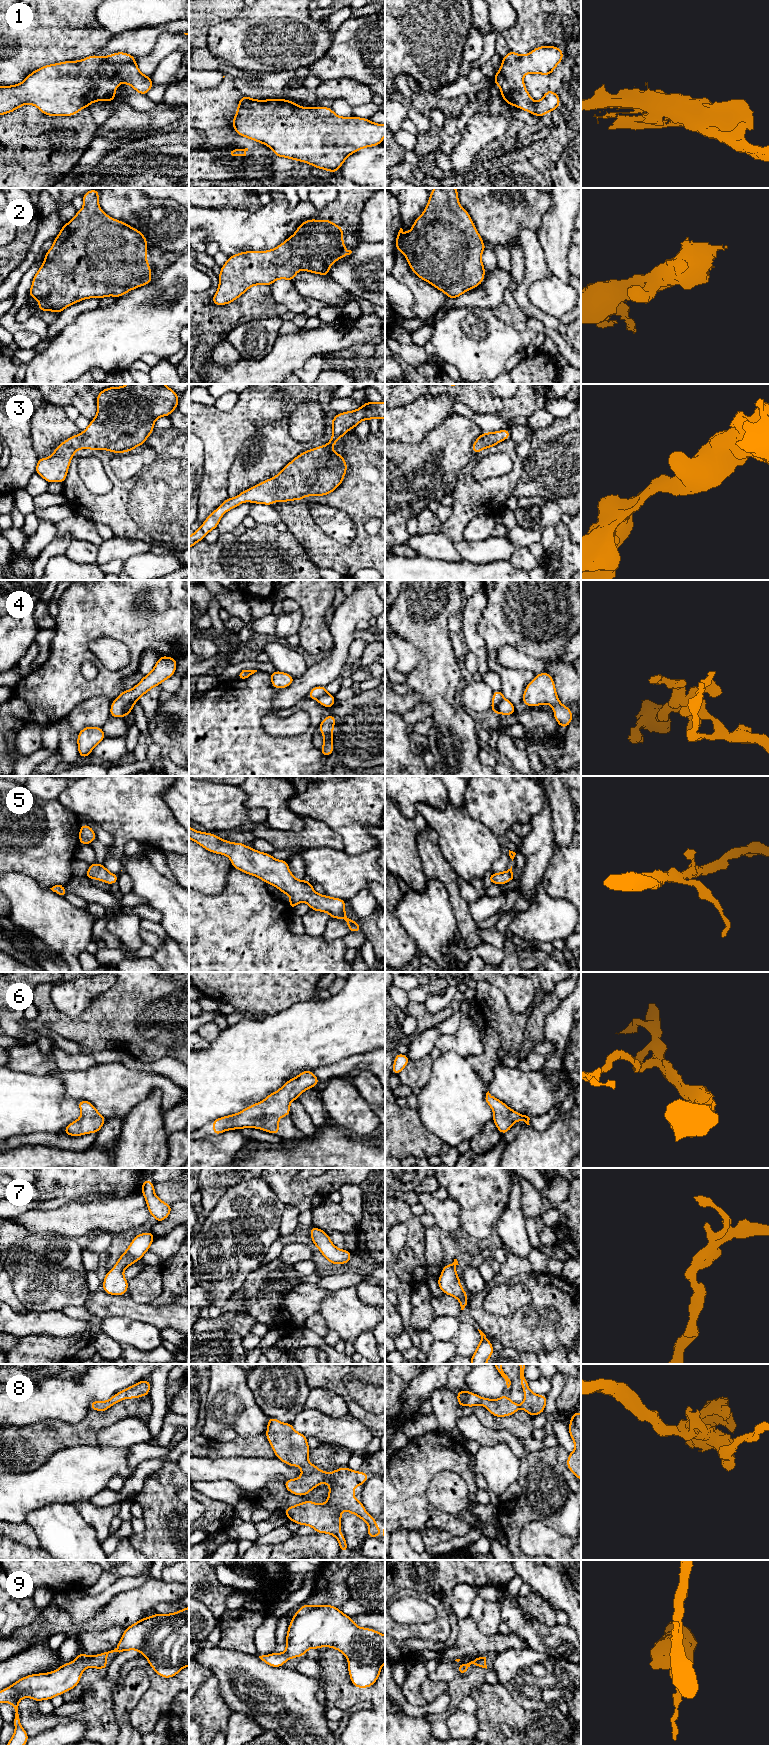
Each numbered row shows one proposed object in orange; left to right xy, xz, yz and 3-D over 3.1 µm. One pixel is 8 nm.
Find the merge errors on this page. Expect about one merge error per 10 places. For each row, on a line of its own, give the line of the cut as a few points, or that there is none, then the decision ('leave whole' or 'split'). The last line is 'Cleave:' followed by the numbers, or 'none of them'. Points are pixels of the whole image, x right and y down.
1: no cut | leave whole
2: no cut | leave whole
3: no cut | leave whole
4: xy (136, 699), (133, 699), (126, 705), (124, 716) | split
5: no cut | leave whole
6: no cut | leave whole
7: no cut | leave whole
8: no cut | leave whole
9: no cut | leave whole
Cleave: 4

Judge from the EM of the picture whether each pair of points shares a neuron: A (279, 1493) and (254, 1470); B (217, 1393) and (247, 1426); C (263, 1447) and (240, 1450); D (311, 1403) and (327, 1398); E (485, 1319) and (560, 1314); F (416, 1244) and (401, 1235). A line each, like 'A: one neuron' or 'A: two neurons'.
A: two neurons
B: one neuron
C: one neuron
D: one neuron
E: one neuron
F: two neurons

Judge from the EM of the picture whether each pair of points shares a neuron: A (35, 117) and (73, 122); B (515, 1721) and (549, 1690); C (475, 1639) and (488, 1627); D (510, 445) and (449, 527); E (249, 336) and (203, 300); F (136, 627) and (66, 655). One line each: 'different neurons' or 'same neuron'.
A: same neuron
B: different neurons
C: different neurons
D: same neuron
E: different neurons
F: same neuron

